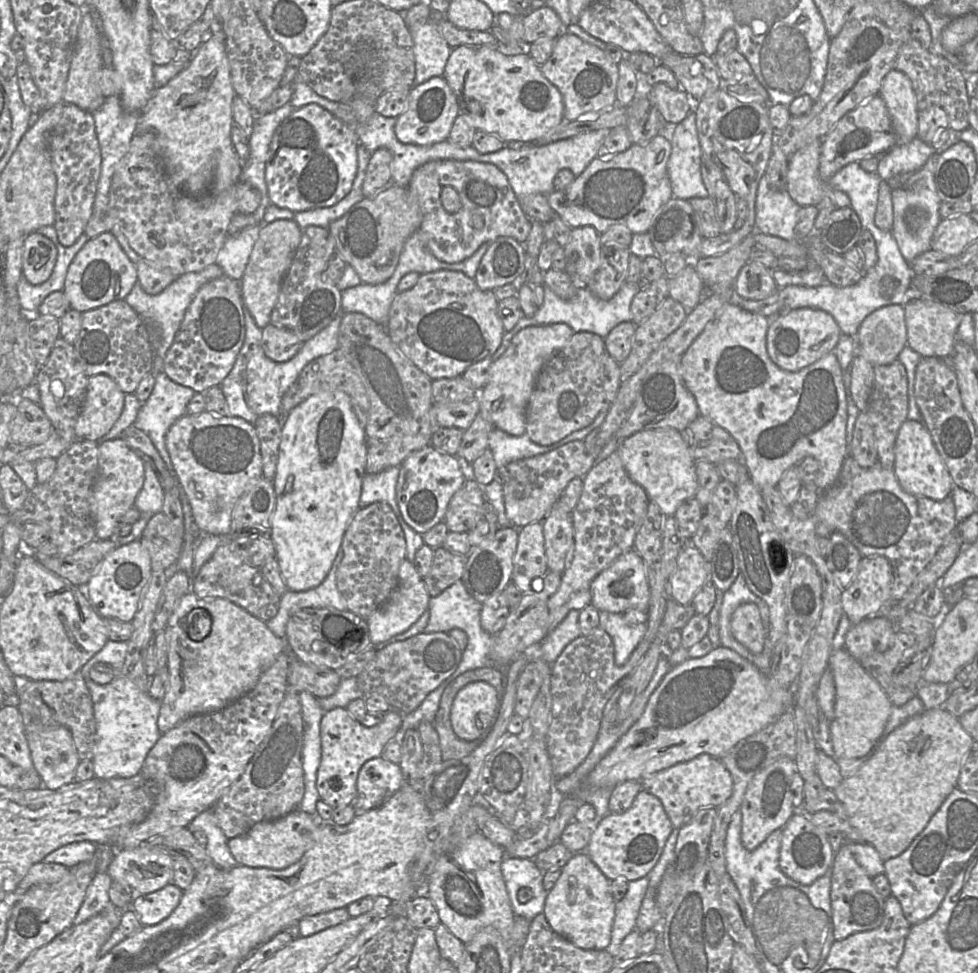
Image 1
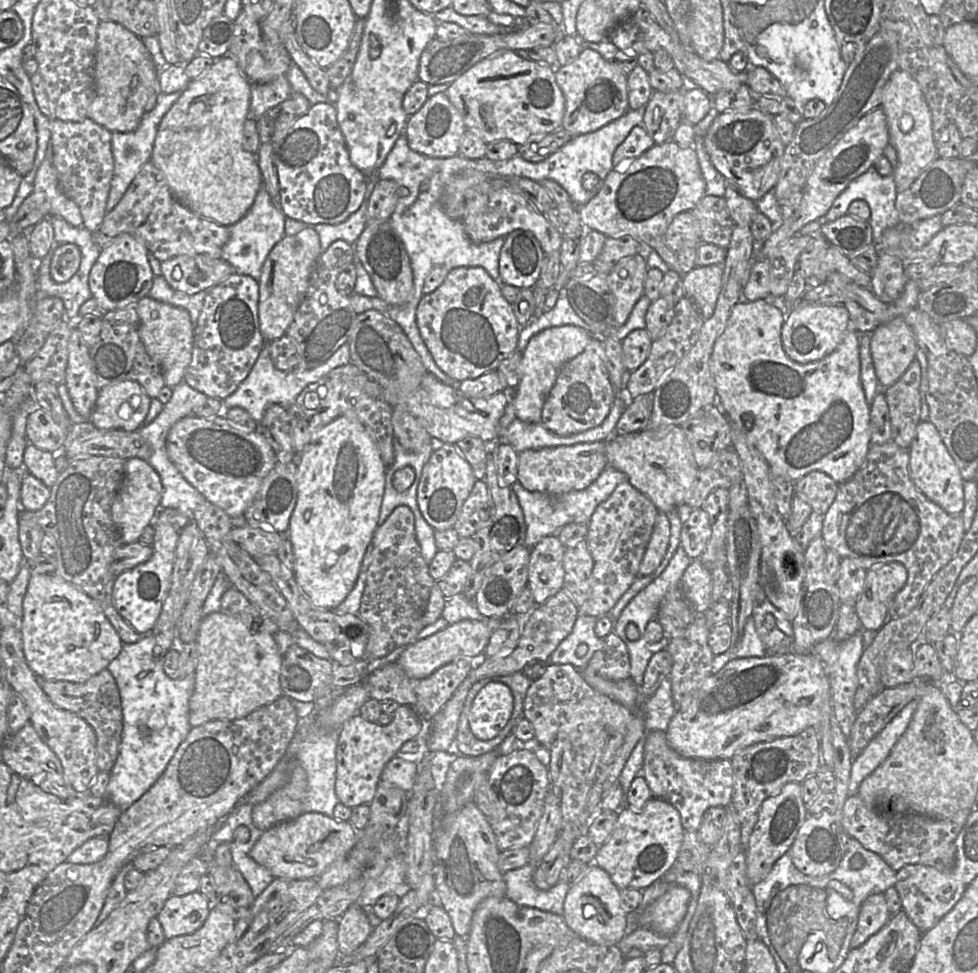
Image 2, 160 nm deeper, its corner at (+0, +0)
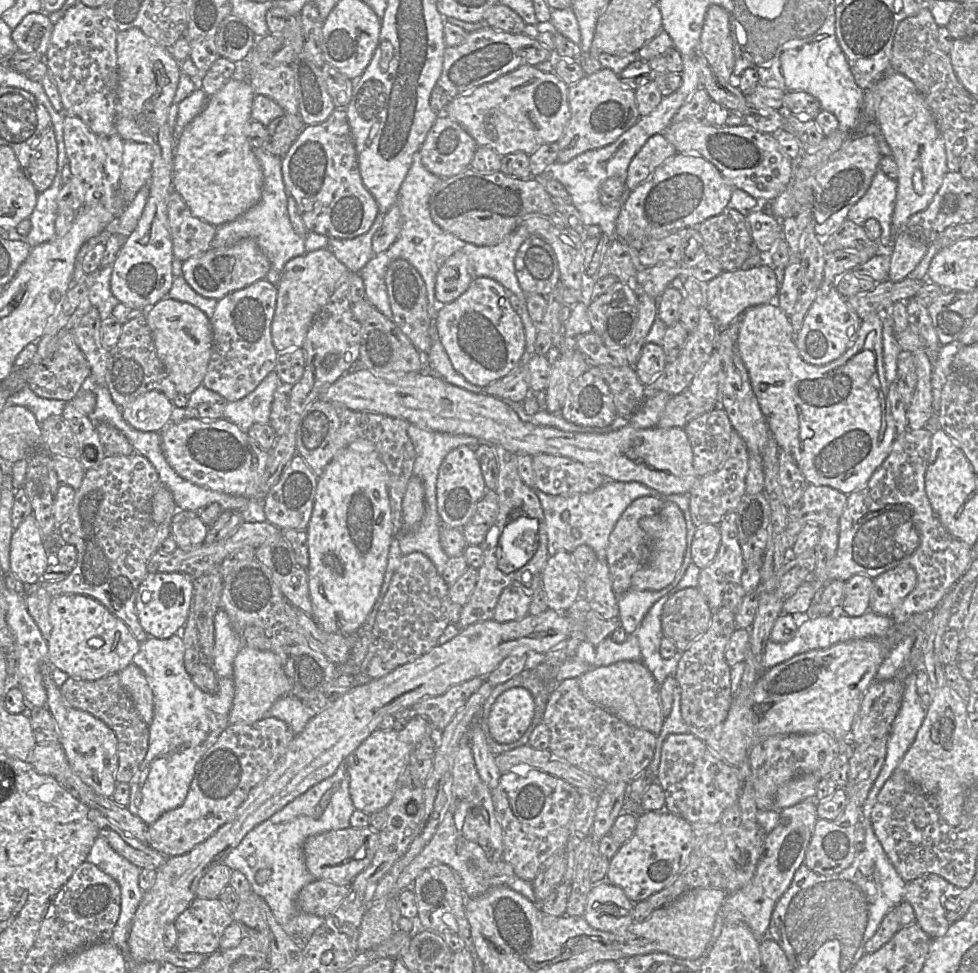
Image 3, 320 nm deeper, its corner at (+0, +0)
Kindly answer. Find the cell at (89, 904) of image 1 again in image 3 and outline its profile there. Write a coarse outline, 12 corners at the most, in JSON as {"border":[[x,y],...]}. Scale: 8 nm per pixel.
{"border":[[100,835],[86,862],[120,887],[109,941],[127,957],[127,938],[144,895],[141,869]]}

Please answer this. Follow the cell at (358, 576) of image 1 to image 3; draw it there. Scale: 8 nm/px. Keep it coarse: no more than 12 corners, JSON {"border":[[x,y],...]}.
{"border":[[402,555],[346,665],[372,679],[439,645],[449,585]]}

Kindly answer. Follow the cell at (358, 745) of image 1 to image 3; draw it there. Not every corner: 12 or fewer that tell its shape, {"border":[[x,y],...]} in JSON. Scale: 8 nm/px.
{"border":[[416,714],[375,730],[345,759],[349,793],[367,814],[385,809],[429,729]]}

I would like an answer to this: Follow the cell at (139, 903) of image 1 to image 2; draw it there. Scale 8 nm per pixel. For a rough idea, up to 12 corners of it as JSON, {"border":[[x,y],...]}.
{"border":[[170,896],[156,917],[165,938],[196,932],[212,901]]}

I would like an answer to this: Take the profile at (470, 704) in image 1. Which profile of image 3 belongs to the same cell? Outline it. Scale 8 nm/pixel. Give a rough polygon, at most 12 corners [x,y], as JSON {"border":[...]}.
{"border":[[516,687],[495,700],[487,717],[499,745],[529,737],[535,701]]}

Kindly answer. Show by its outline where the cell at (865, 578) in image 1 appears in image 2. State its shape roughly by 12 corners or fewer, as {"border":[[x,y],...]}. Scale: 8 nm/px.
{"border":[[899,562],[867,570],[854,605],[863,629],[877,631],[907,577]]}

